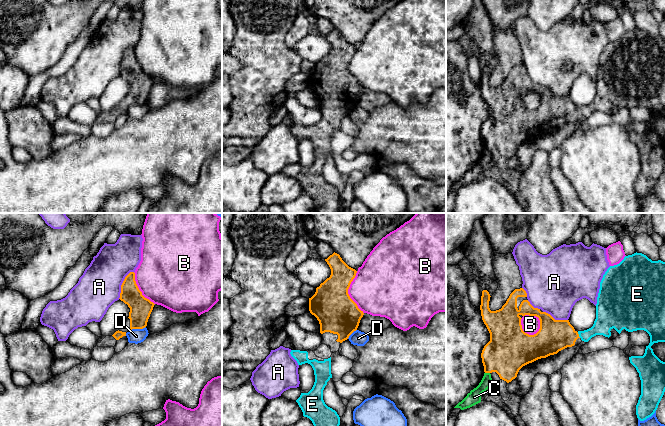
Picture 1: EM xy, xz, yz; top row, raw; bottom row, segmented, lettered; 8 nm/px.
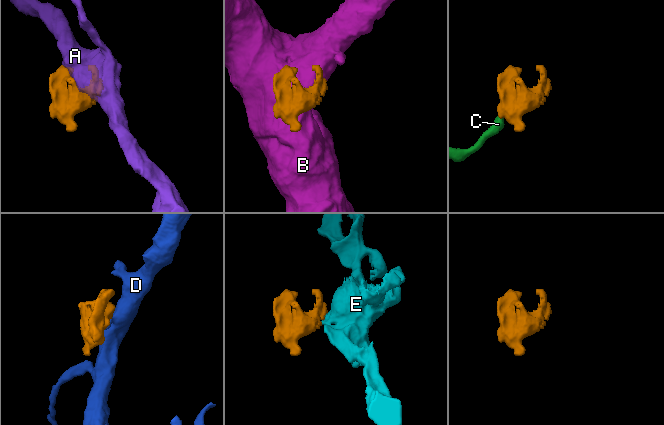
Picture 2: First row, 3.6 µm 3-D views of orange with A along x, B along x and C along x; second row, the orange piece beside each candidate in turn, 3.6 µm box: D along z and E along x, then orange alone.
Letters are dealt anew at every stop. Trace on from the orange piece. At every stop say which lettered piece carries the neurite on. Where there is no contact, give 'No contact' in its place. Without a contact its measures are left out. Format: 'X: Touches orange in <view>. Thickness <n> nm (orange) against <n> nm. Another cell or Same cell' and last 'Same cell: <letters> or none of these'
A: Touches orange in xy. Thickness 180 nm (orange) against 340 nm. Another cell
B: Touches orange in yz. Thickness 260 nm (orange) against 140 nm. Another cell
C: Touches orange in yz. Thickness 340 nm (orange) against 110 nm. Another cell
D: Touches orange in xy. Thickness 180 nm (orange) against 120 nm. Another cell
E: Touches orange in yz. Thickness 260 nm (orange) against 160 nm. Same cell
Same cell: E

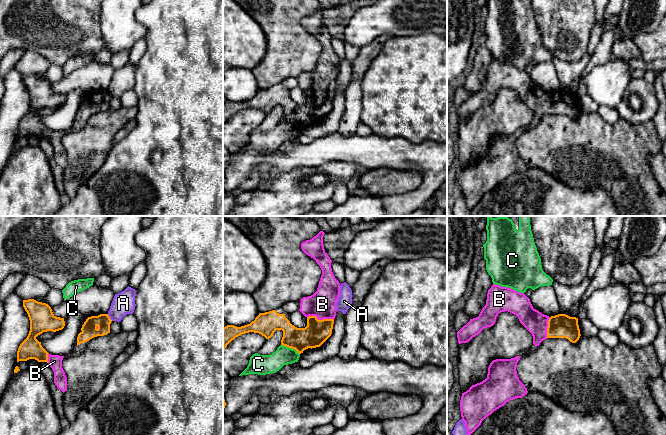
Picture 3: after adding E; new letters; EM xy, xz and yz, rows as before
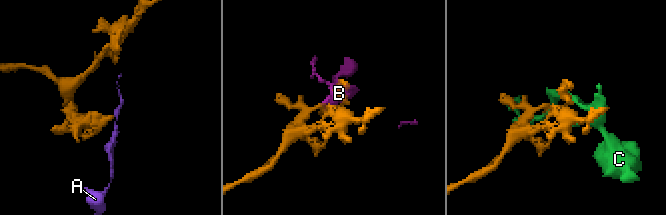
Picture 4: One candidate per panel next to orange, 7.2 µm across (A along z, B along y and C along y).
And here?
A: Touches orange in xy. Thickness 130 nm (orange) against 180 nm. Another cell
B: Touches orange in xz. Thickness 200 nm (orange) against 220 nm. Same cell
C: Touches orange in xz. Thickness 200 nm (orange) against 160 nm. Another cell
Same cell: B

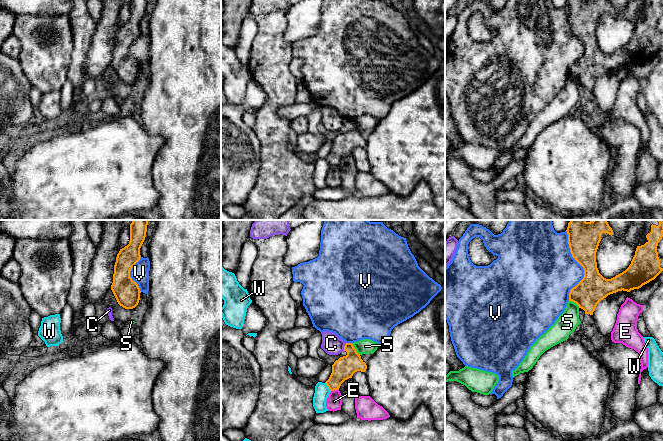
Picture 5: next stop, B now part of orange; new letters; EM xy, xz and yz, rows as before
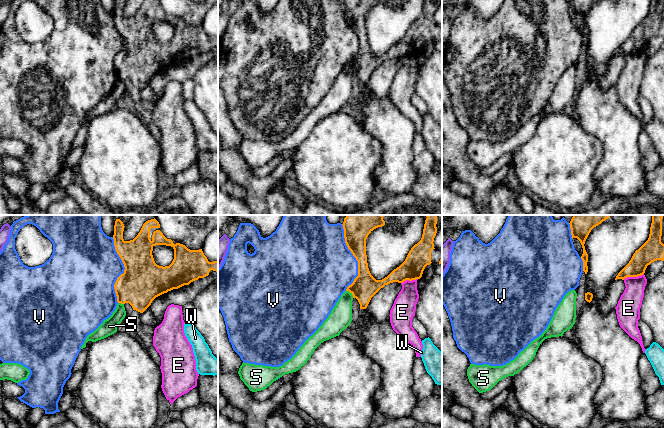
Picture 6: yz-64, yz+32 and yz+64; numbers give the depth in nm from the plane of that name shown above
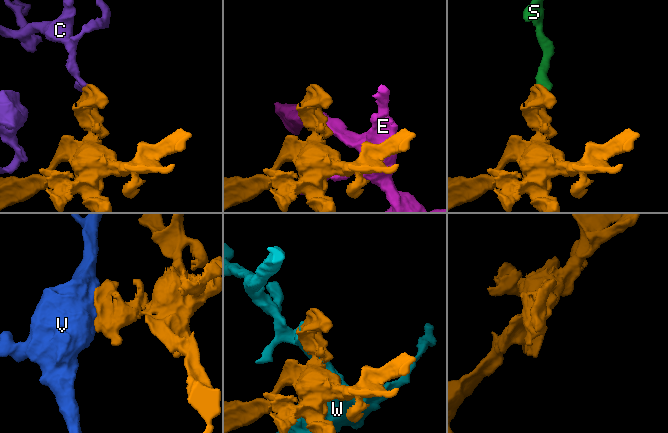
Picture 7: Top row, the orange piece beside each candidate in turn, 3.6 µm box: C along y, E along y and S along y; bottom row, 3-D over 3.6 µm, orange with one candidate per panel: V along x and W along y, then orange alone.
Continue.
C: Touches orange in xz. Thickness 170 nm (orange) against 160 nm. Another cell
E: Touches orange in xz. Thickness 170 nm (orange) against 130 nm. Another cell
S: Touches orange in xz. Thickness 170 nm (orange) against 120 nm. Another cell
V: Touches orange in yz. Thickness 260 nm (orange) against 440 nm. Another cell
W: Touches orange in xz. Thickness 170 nm (orange) against 120 nm. Another cell
Same cell: none of these

